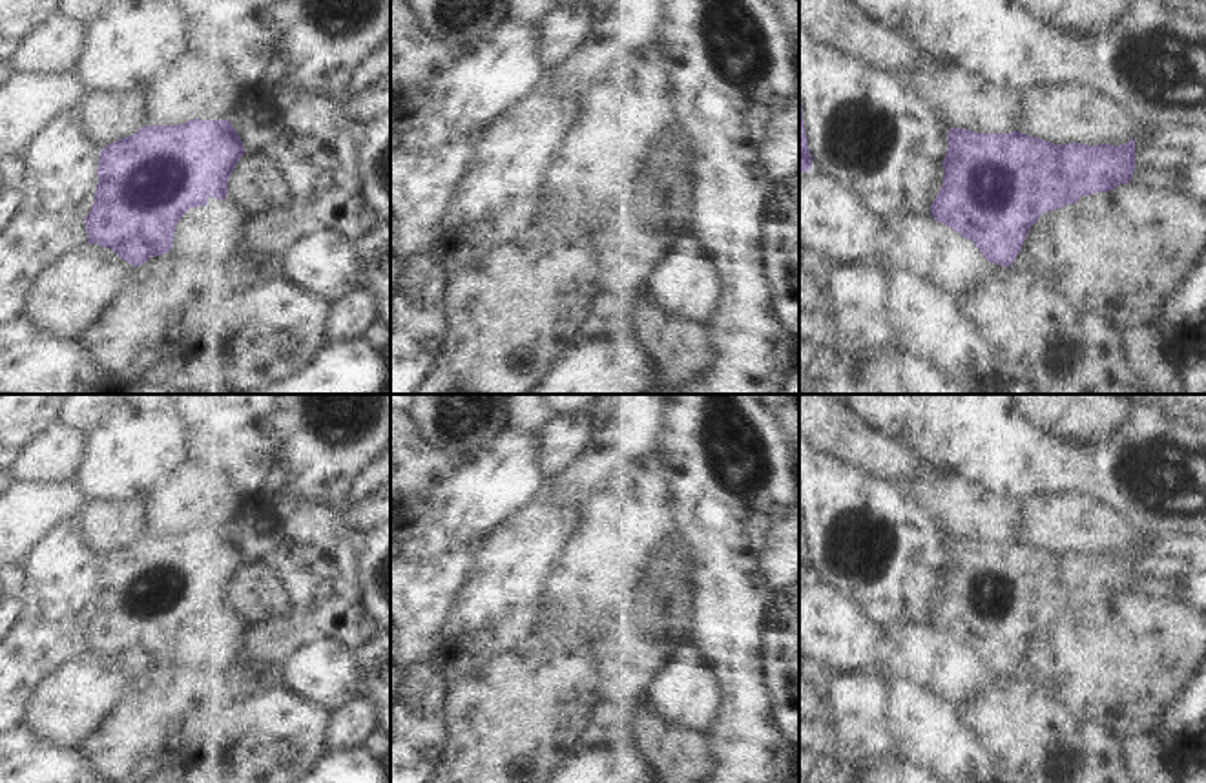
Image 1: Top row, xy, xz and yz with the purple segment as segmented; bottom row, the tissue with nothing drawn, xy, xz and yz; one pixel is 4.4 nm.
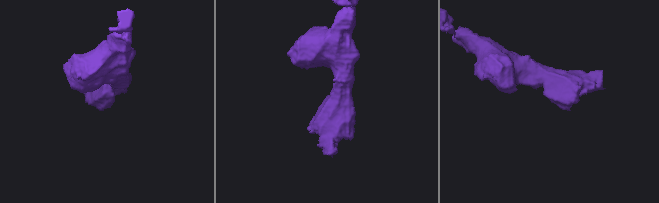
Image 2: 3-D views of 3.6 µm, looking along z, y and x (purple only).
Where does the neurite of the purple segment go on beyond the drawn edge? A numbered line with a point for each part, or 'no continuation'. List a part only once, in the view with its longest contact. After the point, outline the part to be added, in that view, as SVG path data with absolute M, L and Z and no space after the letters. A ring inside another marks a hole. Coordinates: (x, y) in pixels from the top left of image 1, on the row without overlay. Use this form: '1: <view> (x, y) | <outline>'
1: yz (1175, 555) | M1206 533L1144 537L1135 546L1135 579L1184 580L1206 571Z

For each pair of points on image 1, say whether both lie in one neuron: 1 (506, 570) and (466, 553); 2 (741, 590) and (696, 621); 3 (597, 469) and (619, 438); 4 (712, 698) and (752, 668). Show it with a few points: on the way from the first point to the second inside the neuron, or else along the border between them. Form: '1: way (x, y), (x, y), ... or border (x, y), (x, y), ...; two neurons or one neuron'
1: border (484, 539), (458, 597); two neurons
2: way (730, 601), (706, 621); one neuron
3: way (602, 462), (617, 446); one neuron
4: border (703, 652), (723, 692), (723, 712), (710, 730); two neurons

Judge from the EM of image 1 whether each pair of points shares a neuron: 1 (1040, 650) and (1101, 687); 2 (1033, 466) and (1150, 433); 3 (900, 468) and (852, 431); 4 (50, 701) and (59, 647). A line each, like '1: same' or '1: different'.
1: same
2: same
3: same
4: different

